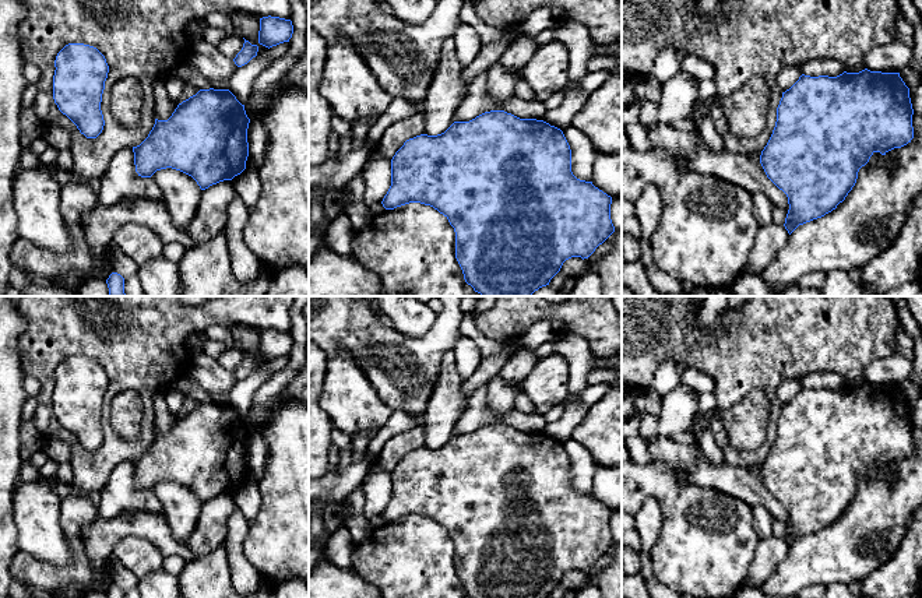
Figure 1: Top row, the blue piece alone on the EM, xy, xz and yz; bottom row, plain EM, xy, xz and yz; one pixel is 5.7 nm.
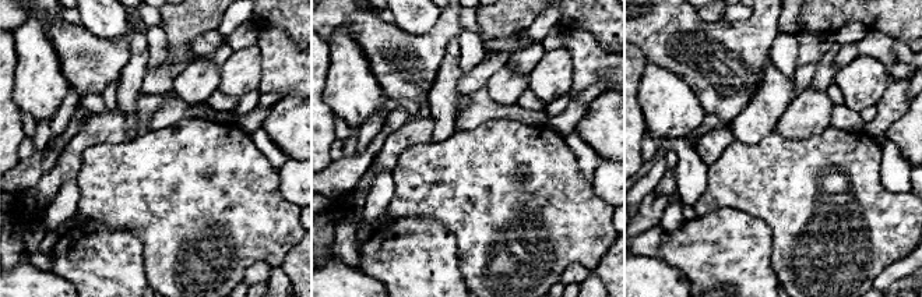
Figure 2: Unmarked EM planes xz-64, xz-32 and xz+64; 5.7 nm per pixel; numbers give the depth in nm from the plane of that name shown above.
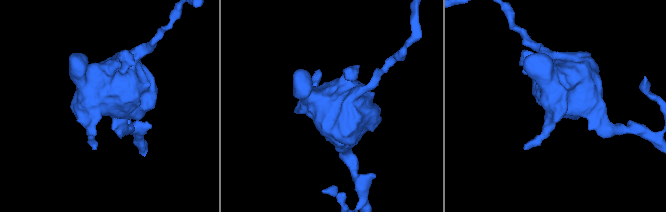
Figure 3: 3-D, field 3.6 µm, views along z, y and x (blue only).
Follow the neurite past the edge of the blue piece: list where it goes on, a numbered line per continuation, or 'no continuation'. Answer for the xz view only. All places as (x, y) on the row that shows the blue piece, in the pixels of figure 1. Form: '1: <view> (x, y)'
no continuation

